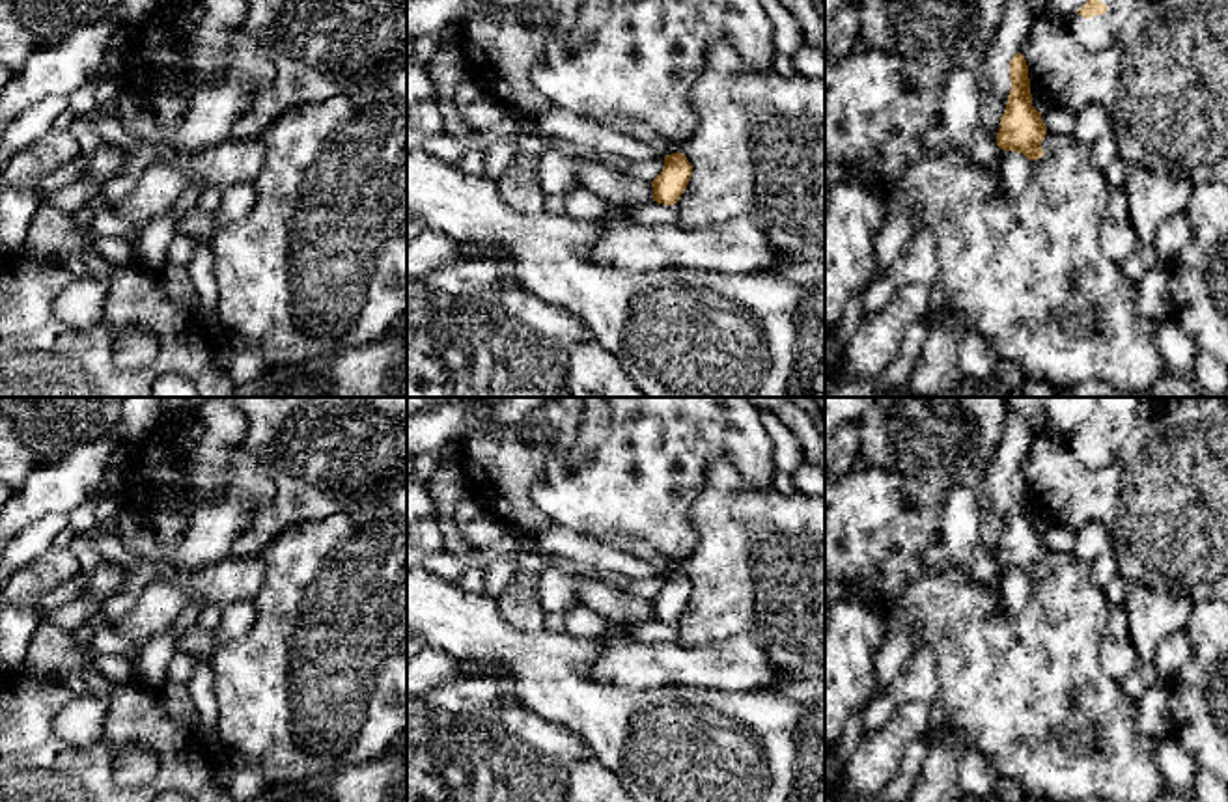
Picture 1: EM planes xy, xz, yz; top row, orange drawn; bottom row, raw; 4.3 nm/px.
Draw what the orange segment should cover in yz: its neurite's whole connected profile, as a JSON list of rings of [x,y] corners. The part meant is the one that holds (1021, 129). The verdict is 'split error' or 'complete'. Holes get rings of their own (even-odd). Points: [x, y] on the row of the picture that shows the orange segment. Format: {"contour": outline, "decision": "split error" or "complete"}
{"contour": [[[1021,52],[1010,62],[1012,90],[1000,118],[997,145],[1004,151],[1023,153],[1028,160],[1043,157],[1041,142],[1047,127],[1032,106],[1028,65]]], "decision": "complete"}

